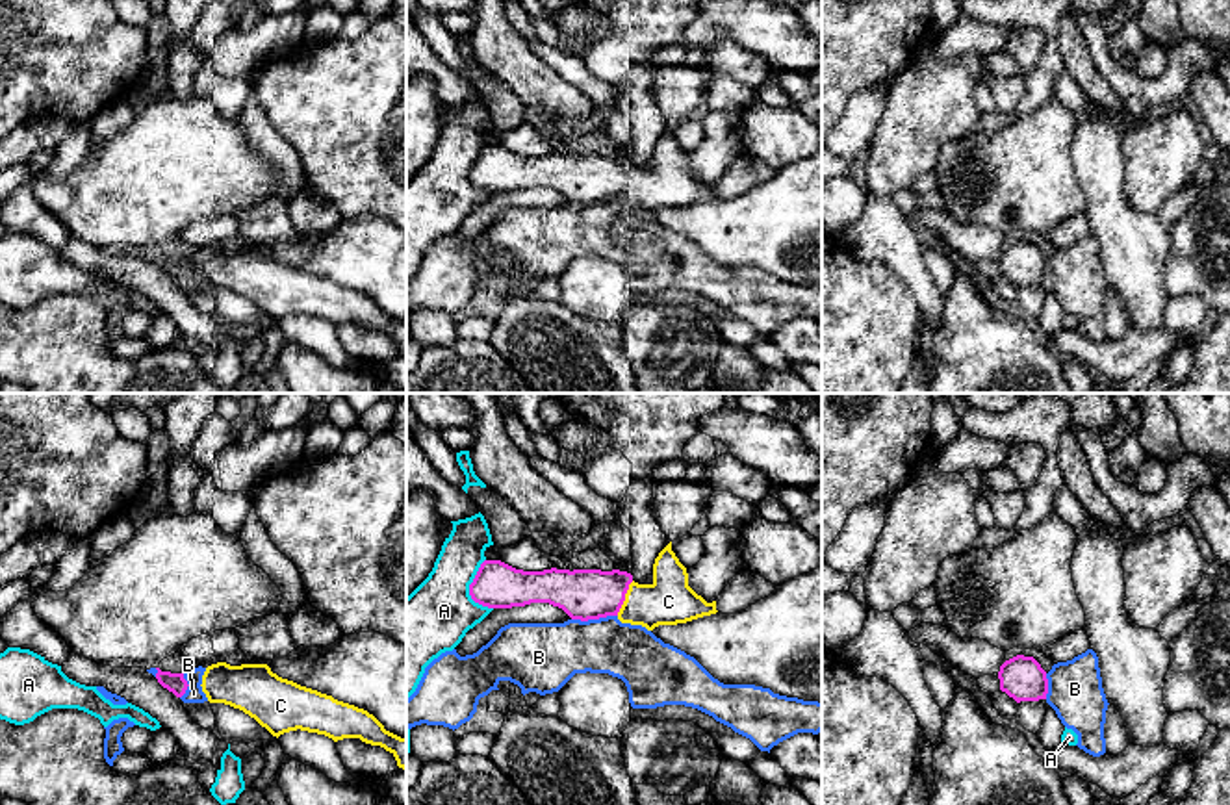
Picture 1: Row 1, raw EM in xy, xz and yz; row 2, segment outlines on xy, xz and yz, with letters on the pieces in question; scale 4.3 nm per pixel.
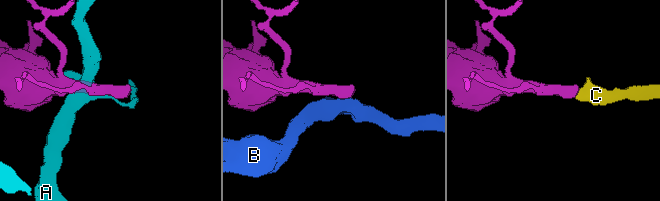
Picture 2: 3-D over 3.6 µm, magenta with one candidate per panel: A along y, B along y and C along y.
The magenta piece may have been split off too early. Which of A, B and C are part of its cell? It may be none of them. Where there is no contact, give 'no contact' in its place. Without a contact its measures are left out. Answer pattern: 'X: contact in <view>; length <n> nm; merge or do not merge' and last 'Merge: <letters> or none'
A: contact in xz; length 220 nm; do not merge
B: contact in xz; length 200 nm; do not merge
C: contact in xz; length 170 nm; merge
Merge: C

